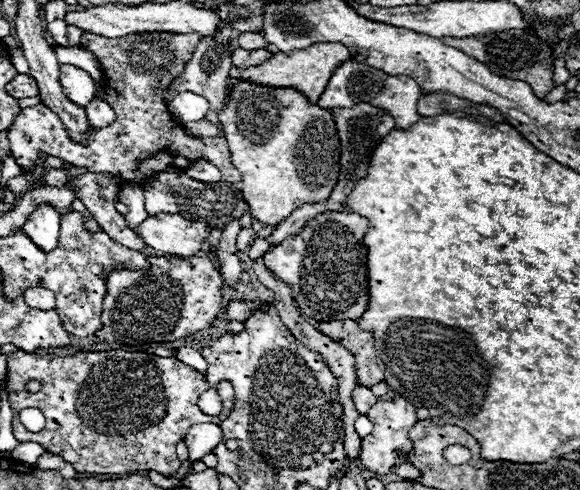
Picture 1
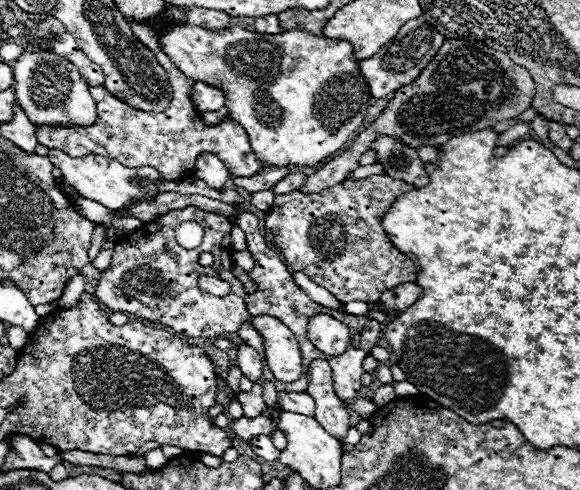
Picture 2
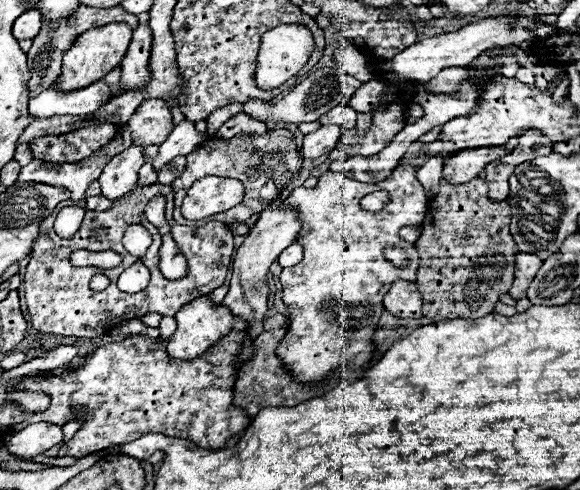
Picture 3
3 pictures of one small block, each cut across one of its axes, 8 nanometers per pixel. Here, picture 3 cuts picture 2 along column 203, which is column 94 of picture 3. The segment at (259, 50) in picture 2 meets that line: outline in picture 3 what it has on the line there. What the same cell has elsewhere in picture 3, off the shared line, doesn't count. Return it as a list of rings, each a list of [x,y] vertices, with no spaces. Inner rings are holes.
[[[116,22],[112,26],[98,26],[88,32],[84,32],[72,48],[64,54],[62,60],[62,82],[58,84],[60,90],[76,90],[76,86],[88,86],[88,82],[102,80],[108,70],[114,70],[120,66],[128,46],[132,40],[132,28],[126,22]]]

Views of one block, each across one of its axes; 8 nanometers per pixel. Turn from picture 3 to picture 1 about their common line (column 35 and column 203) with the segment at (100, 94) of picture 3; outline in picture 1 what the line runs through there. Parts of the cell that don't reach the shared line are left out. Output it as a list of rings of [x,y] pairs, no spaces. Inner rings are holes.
[[[185,91],[175,96],[168,110],[174,119],[180,121],[179,124],[198,122],[208,112],[208,100],[194,92]]]

